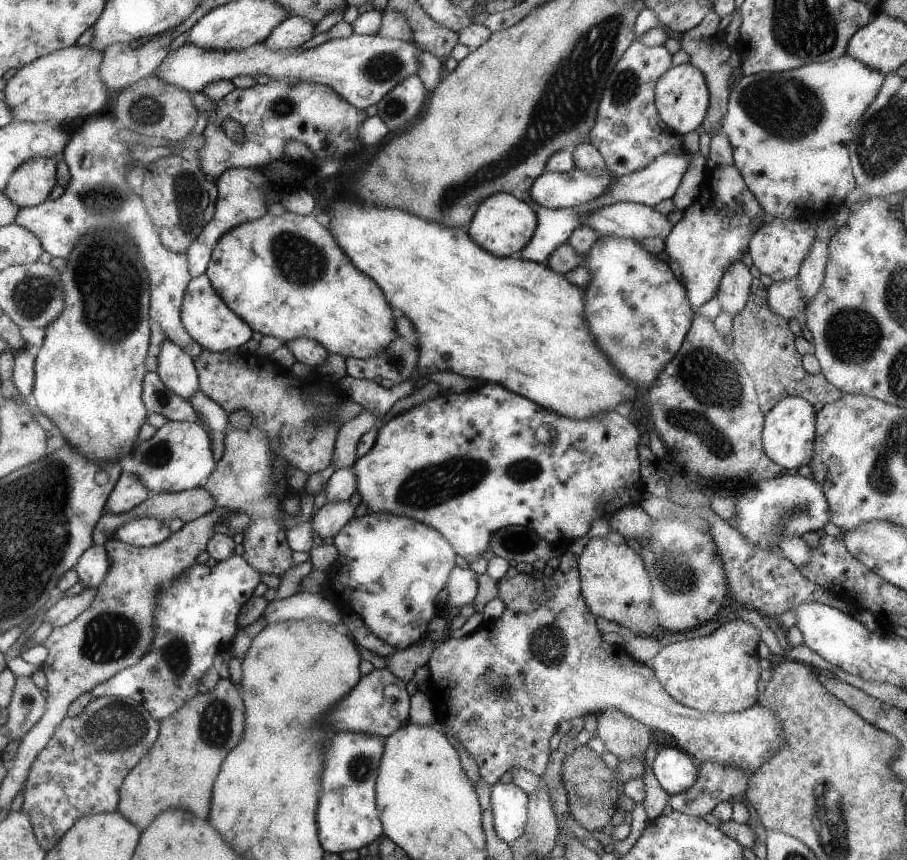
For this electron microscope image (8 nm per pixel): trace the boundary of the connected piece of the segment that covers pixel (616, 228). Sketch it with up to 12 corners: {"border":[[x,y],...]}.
{"border":[[604,206],[581,220],[601,237],[664,239],[673,226],[653,207]]}

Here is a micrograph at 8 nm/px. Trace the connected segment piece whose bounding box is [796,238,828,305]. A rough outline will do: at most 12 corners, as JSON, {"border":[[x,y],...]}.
{"border":[[828,240],[812,242],[796,274],[806,305],[824,277]]}

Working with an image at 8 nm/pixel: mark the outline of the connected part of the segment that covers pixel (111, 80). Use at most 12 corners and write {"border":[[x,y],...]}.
{"border":[[176,27],[136,48],[103,50],[100,74],[120,91],[151,76],[168,53]]}

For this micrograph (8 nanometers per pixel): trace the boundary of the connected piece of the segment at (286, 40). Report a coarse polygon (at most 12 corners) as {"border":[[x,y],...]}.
{"border":[[291,15],[263,44],[273,50],[298,49],[315,35],[308,18]]}

